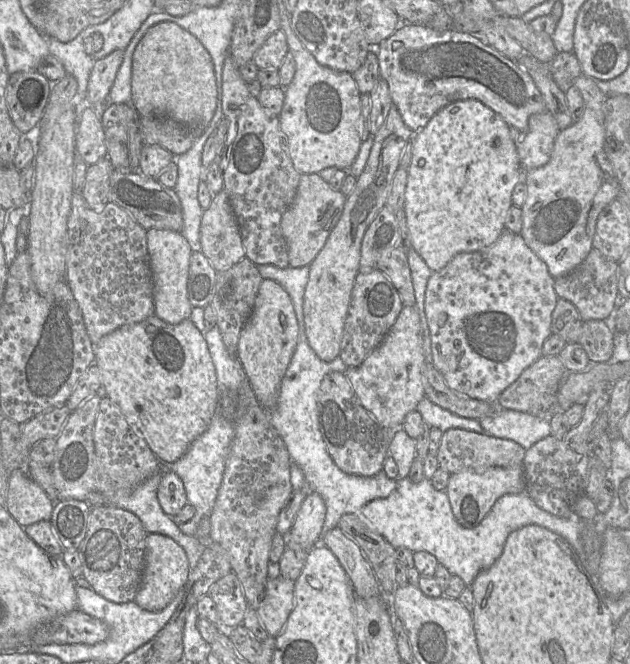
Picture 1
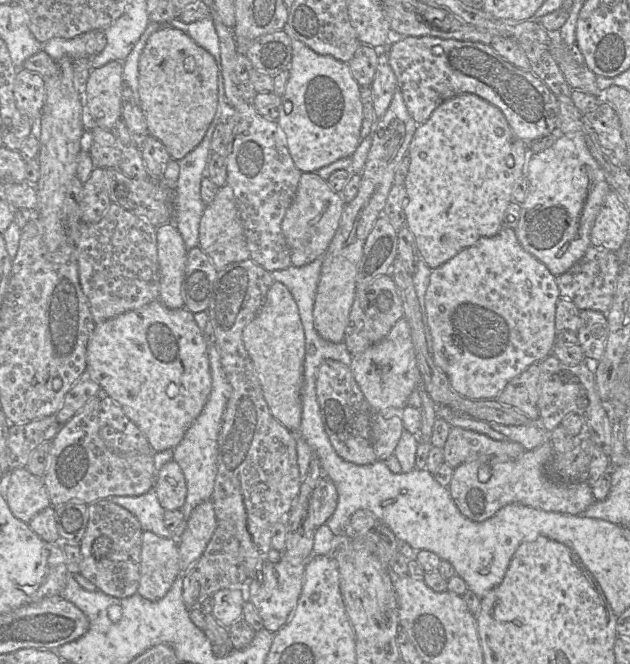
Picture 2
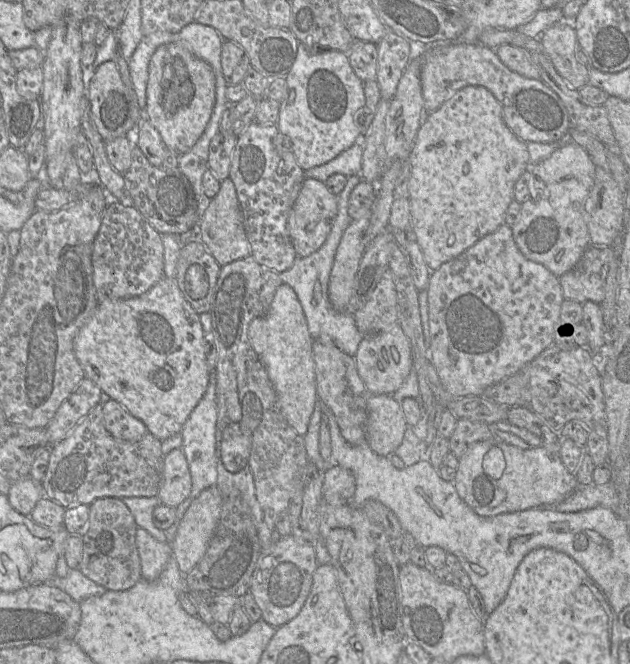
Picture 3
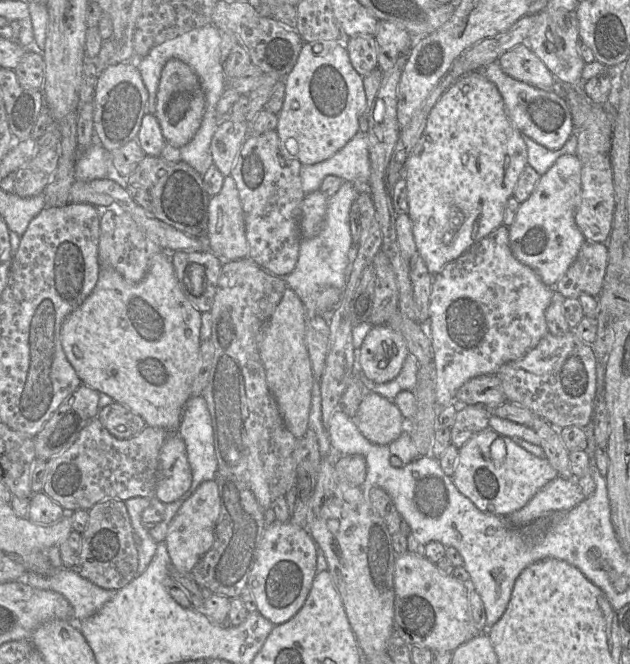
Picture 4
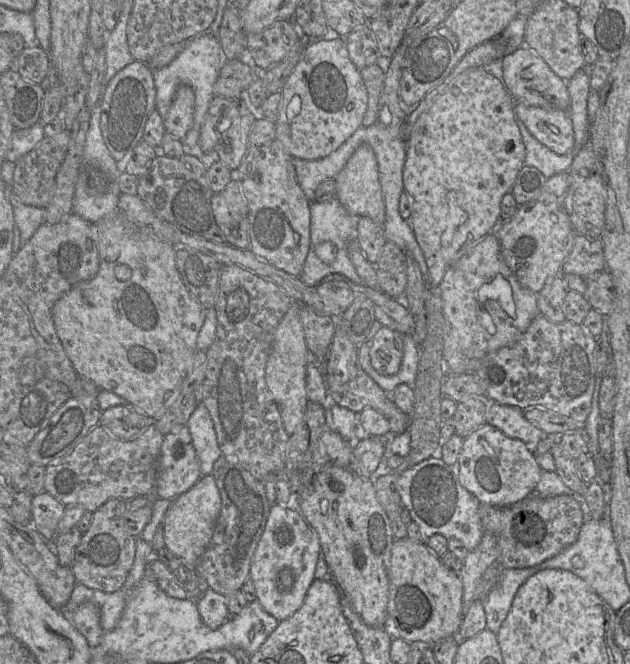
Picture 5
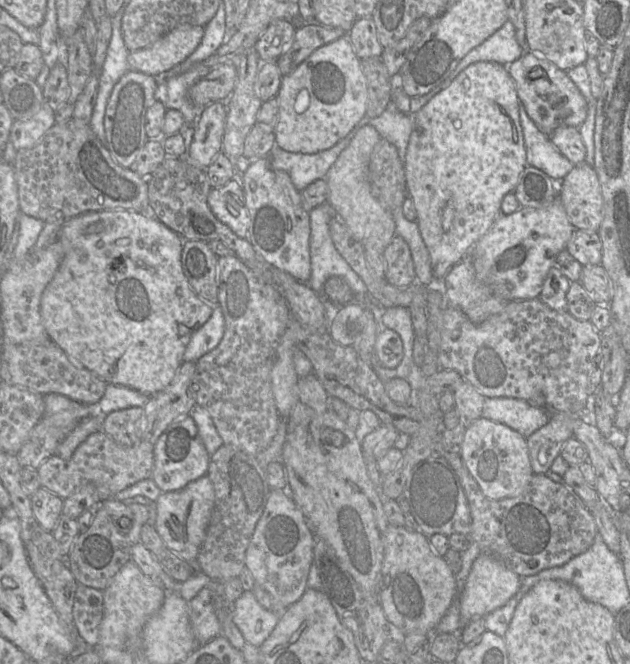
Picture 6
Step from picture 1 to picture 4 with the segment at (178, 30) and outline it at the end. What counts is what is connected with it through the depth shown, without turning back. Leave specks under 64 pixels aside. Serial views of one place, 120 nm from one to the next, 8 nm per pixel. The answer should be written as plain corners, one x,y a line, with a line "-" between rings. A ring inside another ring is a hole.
179,59
168,60
162,69
157,91
157,118
166,143
176,148
187,144
198,131
206,105
205,93
195,71

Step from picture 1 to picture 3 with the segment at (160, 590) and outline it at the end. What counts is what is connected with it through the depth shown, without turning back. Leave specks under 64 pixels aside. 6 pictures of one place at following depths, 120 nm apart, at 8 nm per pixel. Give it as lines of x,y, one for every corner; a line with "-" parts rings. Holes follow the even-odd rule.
138,527
136,545
141,563
141,577
147,581
156,580
172,556
171,543
160,542
145,529

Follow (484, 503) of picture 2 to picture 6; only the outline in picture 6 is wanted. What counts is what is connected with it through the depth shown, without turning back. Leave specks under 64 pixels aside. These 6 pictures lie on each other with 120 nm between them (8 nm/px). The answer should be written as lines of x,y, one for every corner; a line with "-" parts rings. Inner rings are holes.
483,417
467,427
460,455
481,491
489,499
500,500
518,495
534,475
527,438
507,425

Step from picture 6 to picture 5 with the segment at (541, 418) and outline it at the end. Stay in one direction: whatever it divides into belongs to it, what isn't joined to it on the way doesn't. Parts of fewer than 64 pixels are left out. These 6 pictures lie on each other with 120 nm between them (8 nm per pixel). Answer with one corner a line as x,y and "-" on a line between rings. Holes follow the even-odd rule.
490,402
486,423
496,427
509,438
523,441
532,452
545,433
528,421
523,410
516,406

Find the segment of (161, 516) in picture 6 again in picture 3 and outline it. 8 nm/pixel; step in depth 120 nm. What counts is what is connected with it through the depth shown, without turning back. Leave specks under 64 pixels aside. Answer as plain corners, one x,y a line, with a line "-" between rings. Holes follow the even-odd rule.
215,486
203,490
185,512
171,543
172,555
183,575
204,557
220,519
223,497

